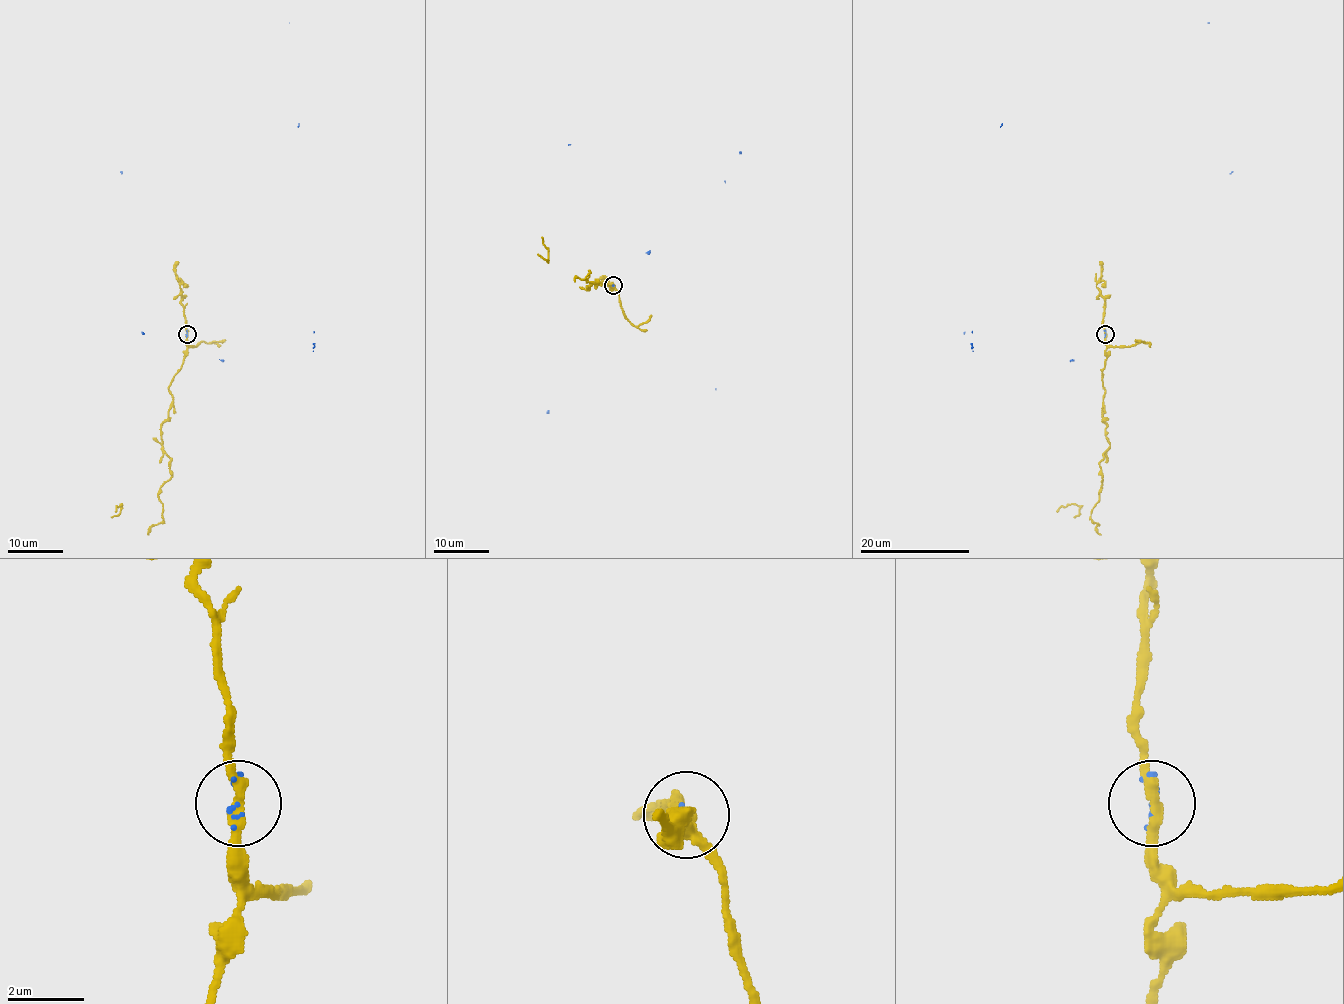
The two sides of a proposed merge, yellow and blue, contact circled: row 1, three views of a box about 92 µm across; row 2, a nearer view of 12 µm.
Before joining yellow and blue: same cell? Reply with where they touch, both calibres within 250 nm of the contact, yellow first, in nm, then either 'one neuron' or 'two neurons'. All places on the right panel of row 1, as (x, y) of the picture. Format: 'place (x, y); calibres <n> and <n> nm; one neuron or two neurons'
place (1105, 334); calibres 280 and 90 nm; two neurons

